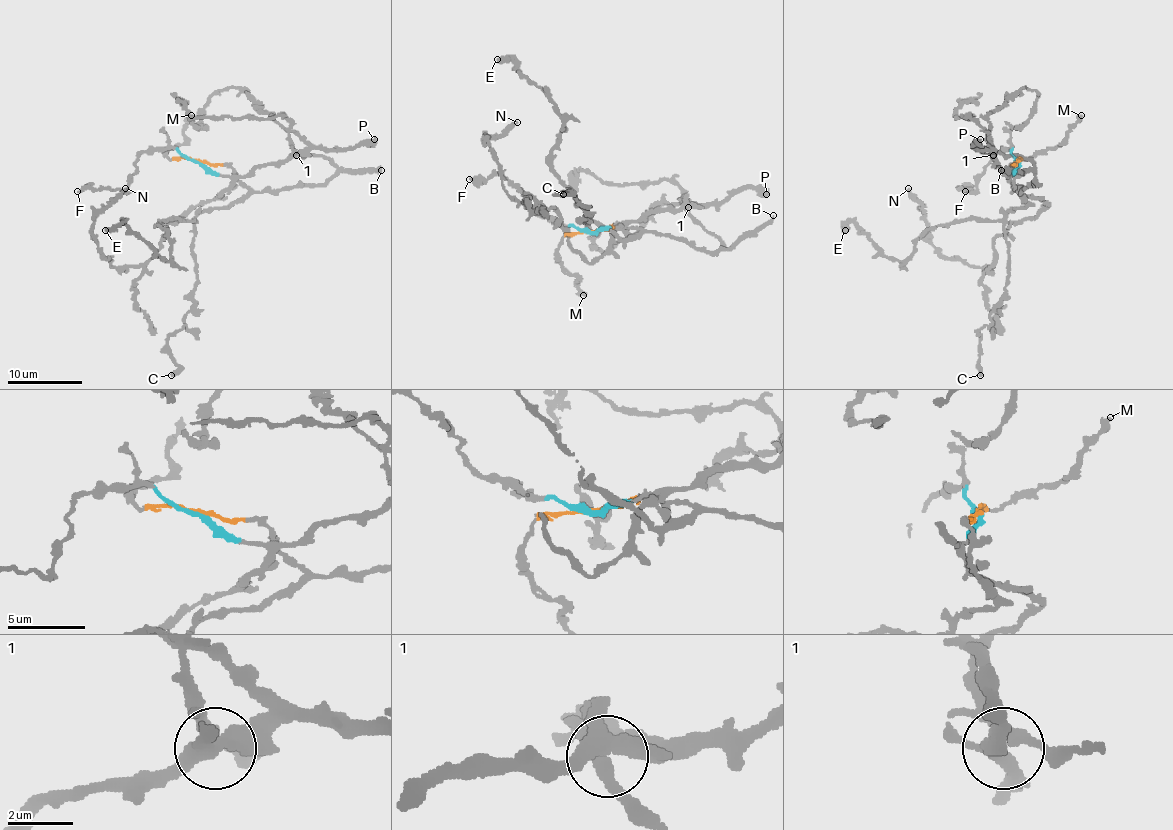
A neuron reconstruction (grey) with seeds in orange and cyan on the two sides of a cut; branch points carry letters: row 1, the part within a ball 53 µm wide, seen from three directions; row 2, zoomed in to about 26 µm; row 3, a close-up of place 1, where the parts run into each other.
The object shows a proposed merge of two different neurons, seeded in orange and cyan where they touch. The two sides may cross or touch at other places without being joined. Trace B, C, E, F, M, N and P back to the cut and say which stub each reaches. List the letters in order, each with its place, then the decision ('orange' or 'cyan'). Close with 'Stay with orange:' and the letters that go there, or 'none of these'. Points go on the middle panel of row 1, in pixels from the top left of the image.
B: (773, 215) | orange
C: (563, 194) | orange
E: (497, 59) | orange
F: (469, 179) | cyan
M: (583, 295) | orange
N: (517, 122) | cyan
P: (766, 194) | cyan
Stay with orange: B, C, E, M

